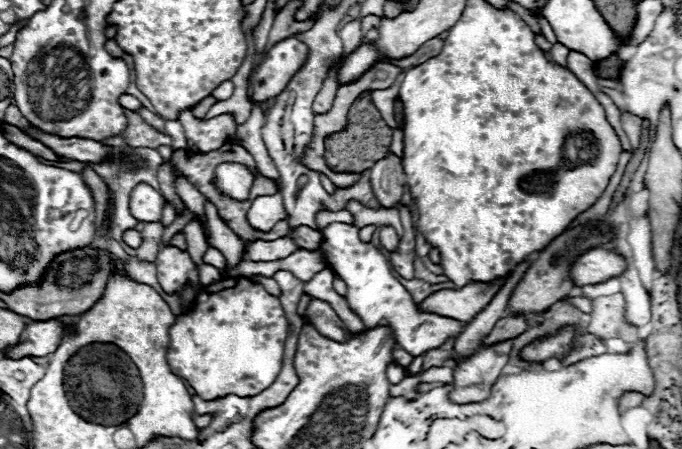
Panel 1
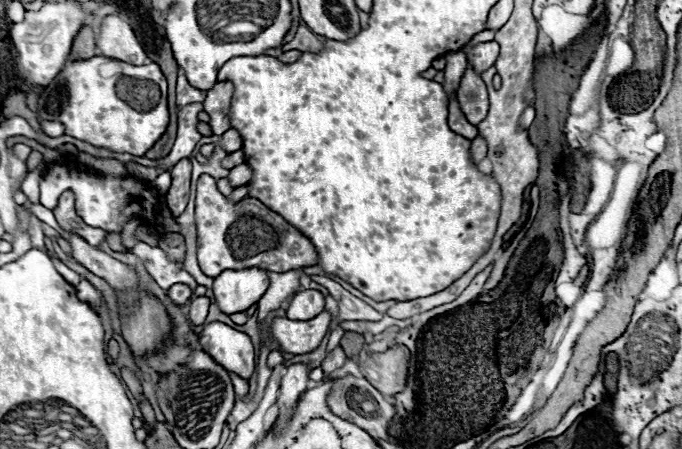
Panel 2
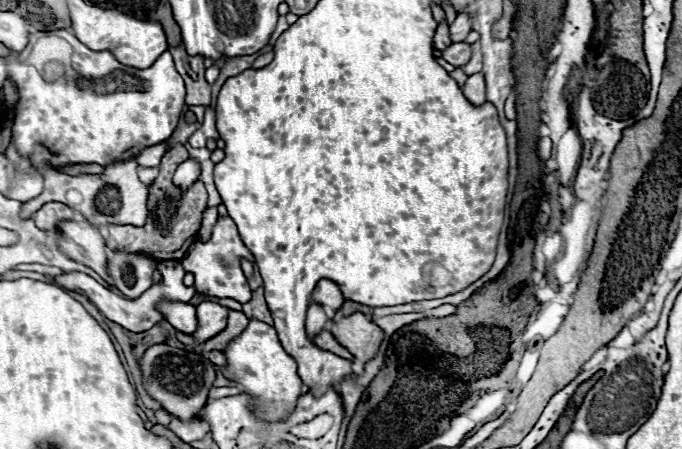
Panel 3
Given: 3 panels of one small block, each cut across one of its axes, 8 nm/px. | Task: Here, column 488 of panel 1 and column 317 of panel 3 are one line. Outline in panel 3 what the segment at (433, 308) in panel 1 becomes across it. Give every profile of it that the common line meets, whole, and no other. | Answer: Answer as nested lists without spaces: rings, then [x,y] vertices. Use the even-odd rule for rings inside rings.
[[[326,278],[316,284],[316,288],[312,292],[312,300],[316,300],[318,304],[322,304],[324,308],[330,308],[330,310],[338,310],[344,304],[344,296],[342,296],[338,284],[332,280],[326,280]]]

